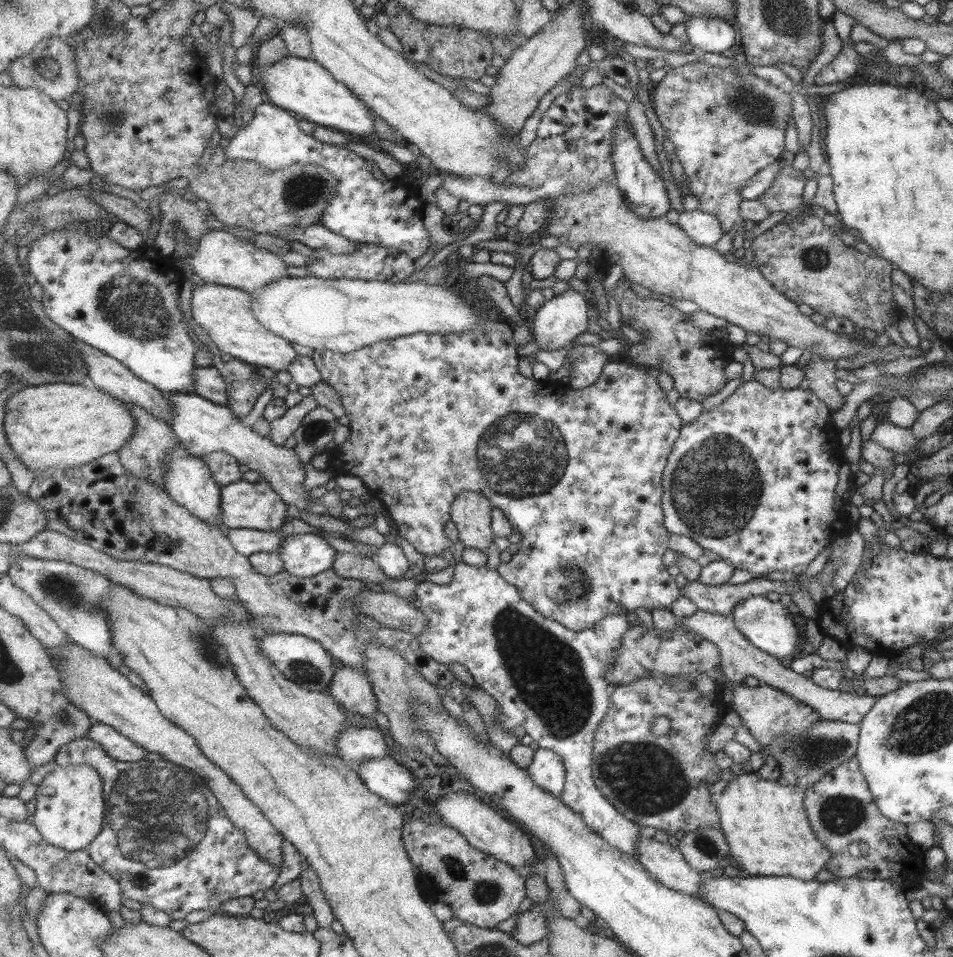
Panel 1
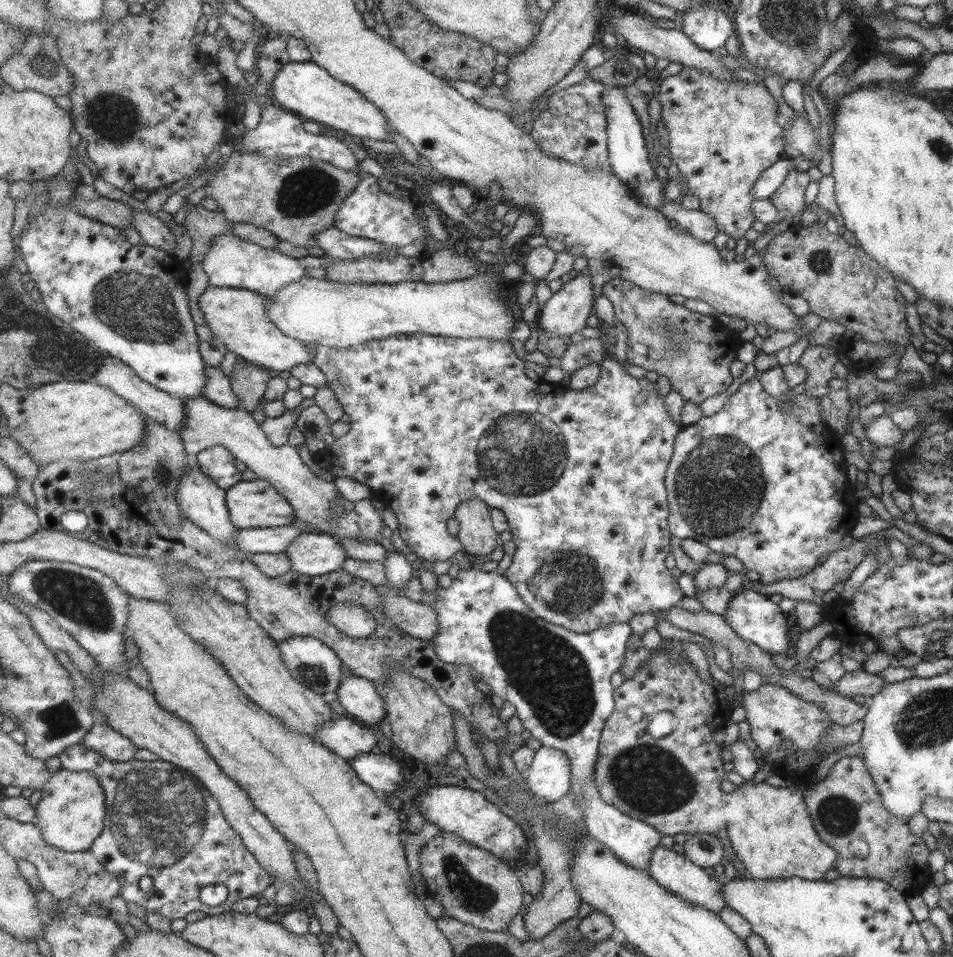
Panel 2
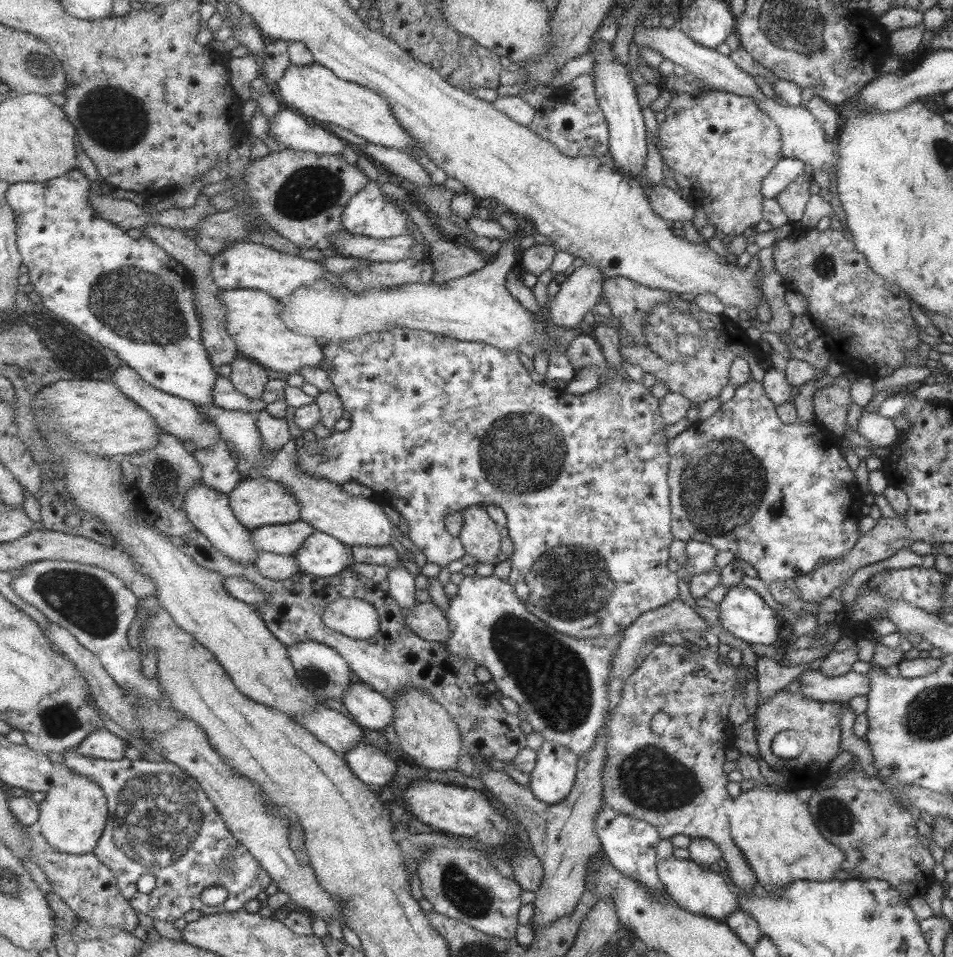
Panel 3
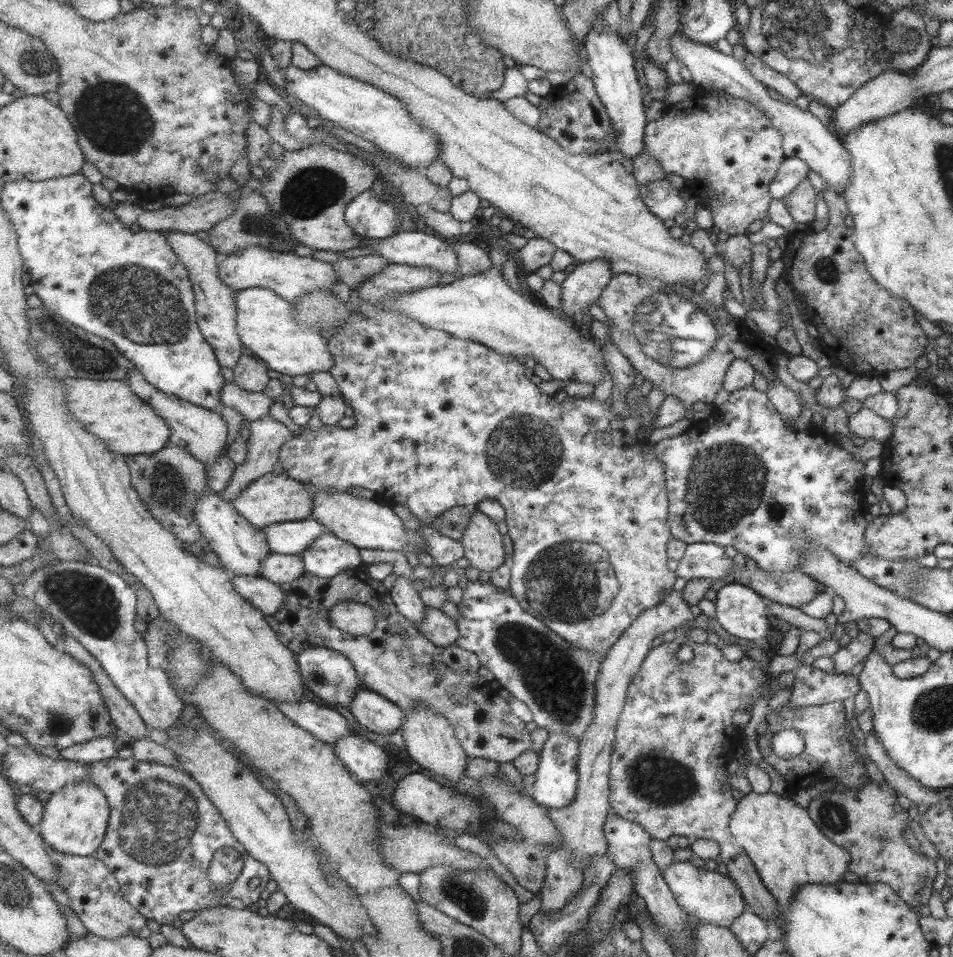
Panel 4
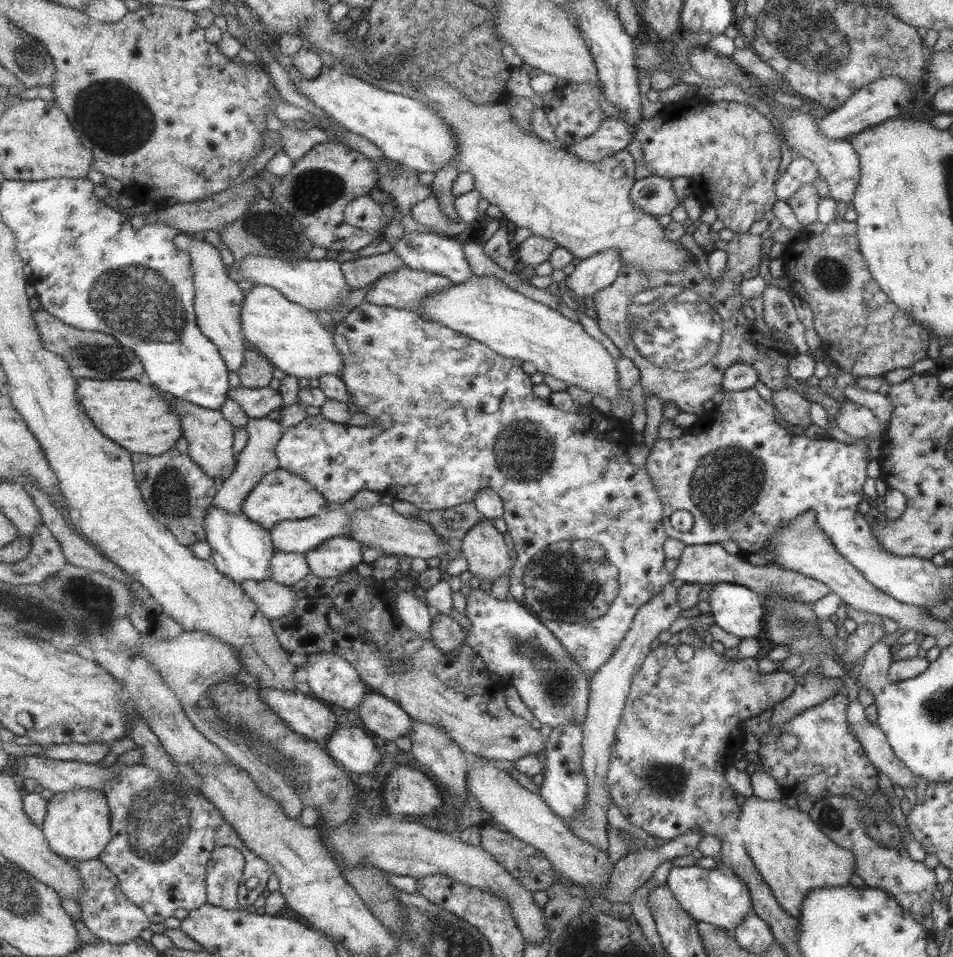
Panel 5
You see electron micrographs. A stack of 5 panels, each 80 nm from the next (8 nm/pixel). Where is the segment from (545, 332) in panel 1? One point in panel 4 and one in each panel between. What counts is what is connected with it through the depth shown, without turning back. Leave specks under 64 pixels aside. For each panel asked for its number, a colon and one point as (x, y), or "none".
2: (564, 313)
3: (578, 294)
4: (582, 287)

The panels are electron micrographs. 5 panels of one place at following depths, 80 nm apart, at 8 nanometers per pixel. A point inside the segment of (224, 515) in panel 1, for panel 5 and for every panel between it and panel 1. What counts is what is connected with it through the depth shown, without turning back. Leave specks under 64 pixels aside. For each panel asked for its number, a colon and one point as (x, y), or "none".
2: (257, 503)
3: (258, 501)
4: (276, 497)
5: (281, 496)

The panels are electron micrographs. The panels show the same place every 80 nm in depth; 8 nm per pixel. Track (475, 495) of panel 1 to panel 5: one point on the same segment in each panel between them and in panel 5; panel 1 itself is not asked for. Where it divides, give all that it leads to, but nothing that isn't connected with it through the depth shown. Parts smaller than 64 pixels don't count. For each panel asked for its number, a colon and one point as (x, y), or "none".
2: (477, 533)
3: (480, 535)
4: (483, 542)
5: (484, 548)

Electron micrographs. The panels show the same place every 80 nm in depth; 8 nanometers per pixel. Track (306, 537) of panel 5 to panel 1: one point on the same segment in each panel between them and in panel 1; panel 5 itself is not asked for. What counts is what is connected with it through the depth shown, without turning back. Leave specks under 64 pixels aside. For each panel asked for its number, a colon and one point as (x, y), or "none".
1: (247, 541)
2: (252, 541)
3: (280, 538)
4: (293, 537)

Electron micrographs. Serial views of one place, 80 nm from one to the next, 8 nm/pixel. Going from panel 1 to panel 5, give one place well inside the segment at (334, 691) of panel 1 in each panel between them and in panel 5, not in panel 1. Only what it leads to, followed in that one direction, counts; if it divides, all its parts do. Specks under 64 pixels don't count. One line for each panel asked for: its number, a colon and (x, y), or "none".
2: (361, 698)
3: (372, 710)
4: (377, 713)
5: (386, 718)

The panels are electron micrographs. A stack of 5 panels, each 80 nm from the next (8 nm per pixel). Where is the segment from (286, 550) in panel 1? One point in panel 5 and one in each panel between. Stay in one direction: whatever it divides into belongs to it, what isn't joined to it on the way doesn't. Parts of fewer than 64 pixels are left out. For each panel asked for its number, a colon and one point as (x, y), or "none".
2: (313, 554)
3: (322, 555)
4: (328, 556)
5: (339, 555)

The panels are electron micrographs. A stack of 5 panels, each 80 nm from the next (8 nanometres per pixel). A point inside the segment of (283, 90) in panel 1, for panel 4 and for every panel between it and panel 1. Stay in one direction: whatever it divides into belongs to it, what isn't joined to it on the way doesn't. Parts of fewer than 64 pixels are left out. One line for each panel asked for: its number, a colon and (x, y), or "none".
2: (313, 92)
3: (316, 92)
4: (376, 116)

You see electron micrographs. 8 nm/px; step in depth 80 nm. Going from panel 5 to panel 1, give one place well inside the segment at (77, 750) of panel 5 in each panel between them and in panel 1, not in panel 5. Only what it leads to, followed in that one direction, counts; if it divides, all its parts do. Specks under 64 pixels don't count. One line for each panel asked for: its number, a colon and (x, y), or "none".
1: (120, 747)
2: (106, 741)
3: (103, 744)
4: (103, 748)

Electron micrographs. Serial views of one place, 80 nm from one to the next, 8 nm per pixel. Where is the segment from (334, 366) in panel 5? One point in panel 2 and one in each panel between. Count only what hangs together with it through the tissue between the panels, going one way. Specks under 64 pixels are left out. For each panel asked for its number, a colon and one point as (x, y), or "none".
2: (237, 317)
3: (253, 320)
4: (266, 325)

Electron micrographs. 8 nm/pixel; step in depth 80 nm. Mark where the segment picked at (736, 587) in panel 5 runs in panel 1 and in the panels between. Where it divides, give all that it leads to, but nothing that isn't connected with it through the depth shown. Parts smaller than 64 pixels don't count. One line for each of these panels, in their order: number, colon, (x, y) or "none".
1: (764, 624)
2: (755, 619)
3: (742, 613)
4: (739, 610)

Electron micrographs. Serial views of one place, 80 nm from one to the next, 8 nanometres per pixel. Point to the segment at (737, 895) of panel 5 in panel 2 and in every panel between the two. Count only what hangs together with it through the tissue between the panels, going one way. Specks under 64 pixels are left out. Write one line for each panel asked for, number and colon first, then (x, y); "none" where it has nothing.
2: (675, 872)
3: (703, 892)
4: (712, 896)

